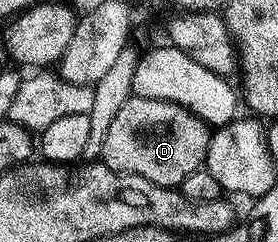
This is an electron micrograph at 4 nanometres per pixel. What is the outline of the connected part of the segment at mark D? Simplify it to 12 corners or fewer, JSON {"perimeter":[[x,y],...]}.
{"perimeter":[[132,95],[101,161],[178,187],[211,133],[187,109]]}

